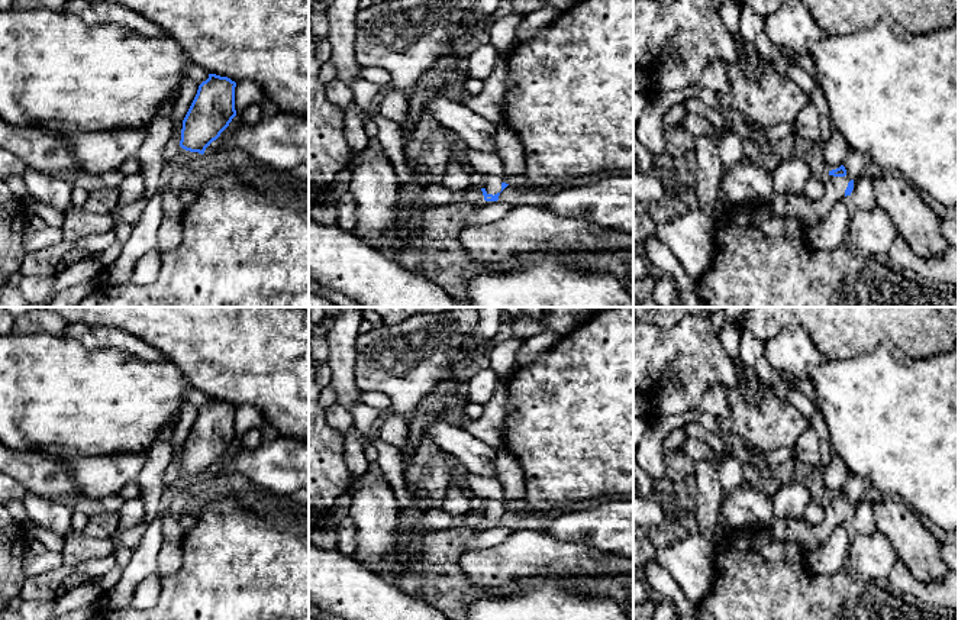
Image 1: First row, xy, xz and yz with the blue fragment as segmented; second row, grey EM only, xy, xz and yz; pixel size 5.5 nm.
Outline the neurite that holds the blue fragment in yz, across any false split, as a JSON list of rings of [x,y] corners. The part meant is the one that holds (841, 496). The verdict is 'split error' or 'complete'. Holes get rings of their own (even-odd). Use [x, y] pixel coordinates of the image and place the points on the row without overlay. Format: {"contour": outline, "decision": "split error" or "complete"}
{"contour": [[[841,490],[829,495],[830,508],[820,526],[812,526],[803,519],[777,519],[774,517],[764,532],[768,537],[780,542],[791,542],[800,546],[804,555],[809,555],[828,540],[830,533],[844,521],[851,520],[854,504],[846,500],[846,494]]], "decision": "split error"}

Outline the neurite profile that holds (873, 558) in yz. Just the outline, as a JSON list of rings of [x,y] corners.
[[[880,532],[851,537],[848,558],[857,577],[870,581],[888,578],[899,562],[890,540]]]

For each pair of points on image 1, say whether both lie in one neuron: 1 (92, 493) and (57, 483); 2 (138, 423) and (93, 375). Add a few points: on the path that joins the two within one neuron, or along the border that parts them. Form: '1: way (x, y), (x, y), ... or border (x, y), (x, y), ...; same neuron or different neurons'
1: border (65, 461), (65, 468), (77, 493), (76, 500); different neurons
2: way (126, 412), (103, 387); same neuron

